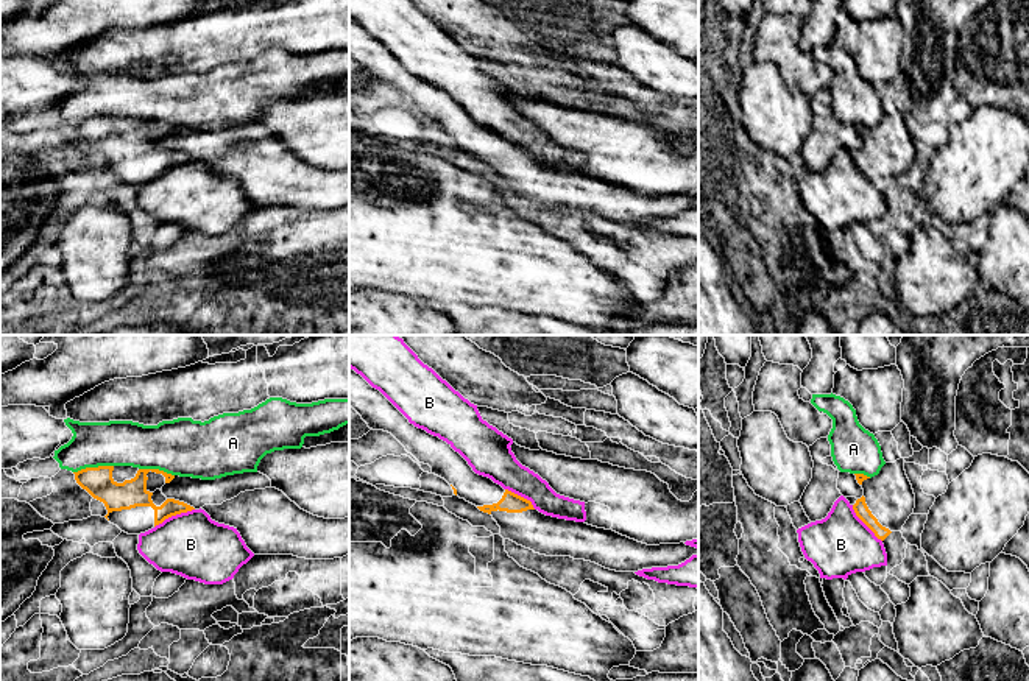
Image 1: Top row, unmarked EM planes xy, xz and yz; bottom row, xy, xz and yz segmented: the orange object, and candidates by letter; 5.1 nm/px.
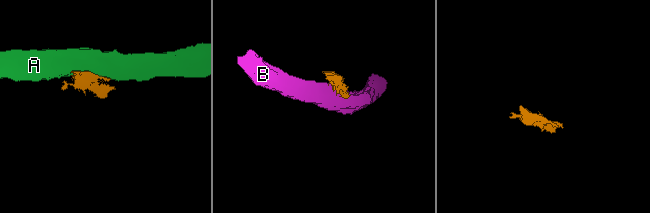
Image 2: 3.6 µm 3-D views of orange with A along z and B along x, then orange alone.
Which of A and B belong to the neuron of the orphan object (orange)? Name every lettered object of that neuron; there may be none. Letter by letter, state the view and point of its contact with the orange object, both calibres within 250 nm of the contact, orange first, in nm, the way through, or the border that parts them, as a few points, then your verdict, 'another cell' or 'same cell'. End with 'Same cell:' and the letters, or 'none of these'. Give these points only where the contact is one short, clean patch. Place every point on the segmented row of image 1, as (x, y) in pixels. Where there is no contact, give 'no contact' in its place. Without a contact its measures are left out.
A: xy (92, 468) | 150/240 nm | another cell
B: xy (173, 515) | 150/340 nm | along xy (194, 508), (172, 515), (155, 527) | another cell
Same cell: none of these

